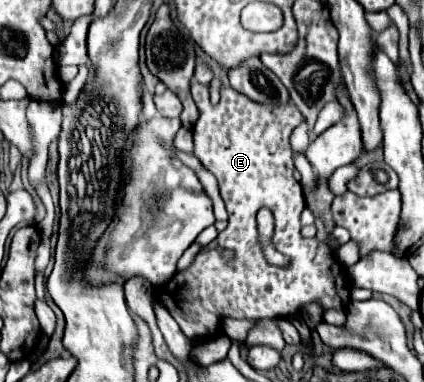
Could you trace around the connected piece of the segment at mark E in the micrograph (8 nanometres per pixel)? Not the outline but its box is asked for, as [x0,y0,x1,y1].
[155,82,349,342]

